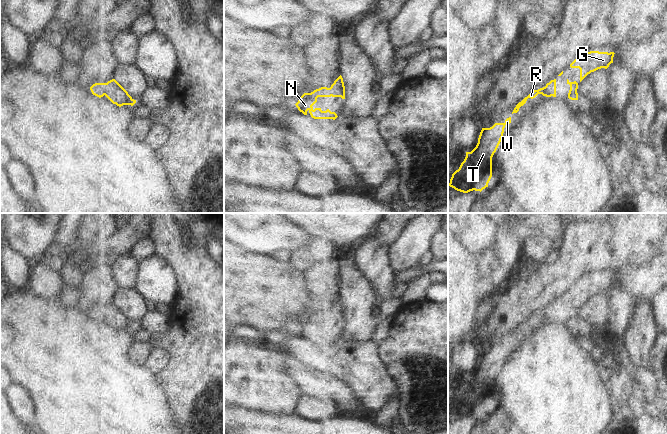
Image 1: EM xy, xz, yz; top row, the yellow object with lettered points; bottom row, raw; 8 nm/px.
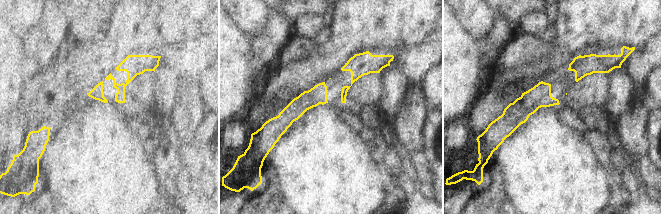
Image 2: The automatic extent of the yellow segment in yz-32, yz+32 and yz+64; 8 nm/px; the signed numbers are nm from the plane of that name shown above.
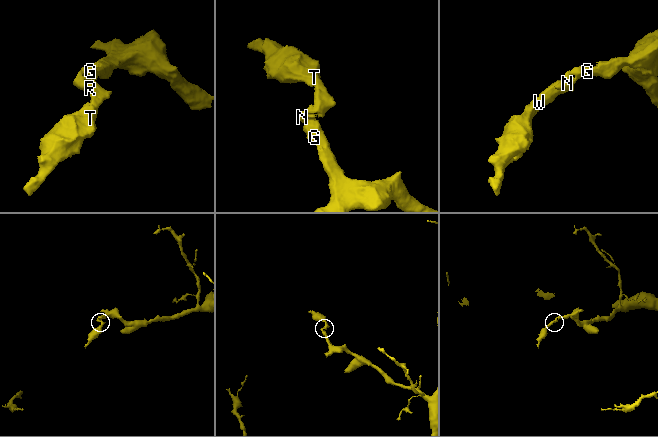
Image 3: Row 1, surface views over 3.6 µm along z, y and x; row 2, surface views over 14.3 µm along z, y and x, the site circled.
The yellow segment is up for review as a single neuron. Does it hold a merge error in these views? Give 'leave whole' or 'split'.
leave whole

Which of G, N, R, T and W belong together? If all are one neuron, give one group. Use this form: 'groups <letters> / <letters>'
groups G N R T W

